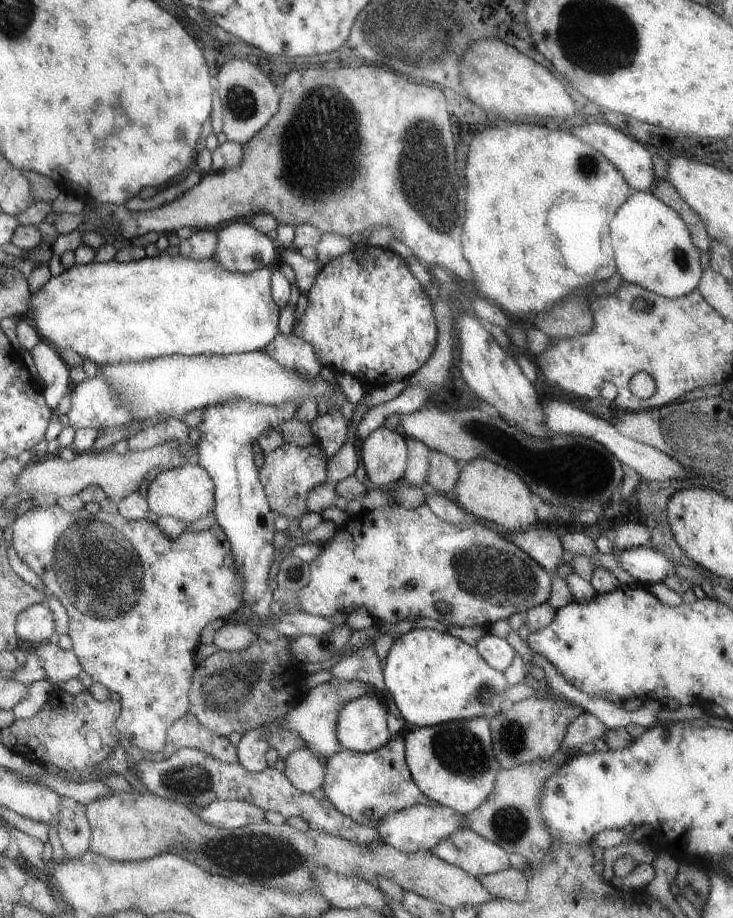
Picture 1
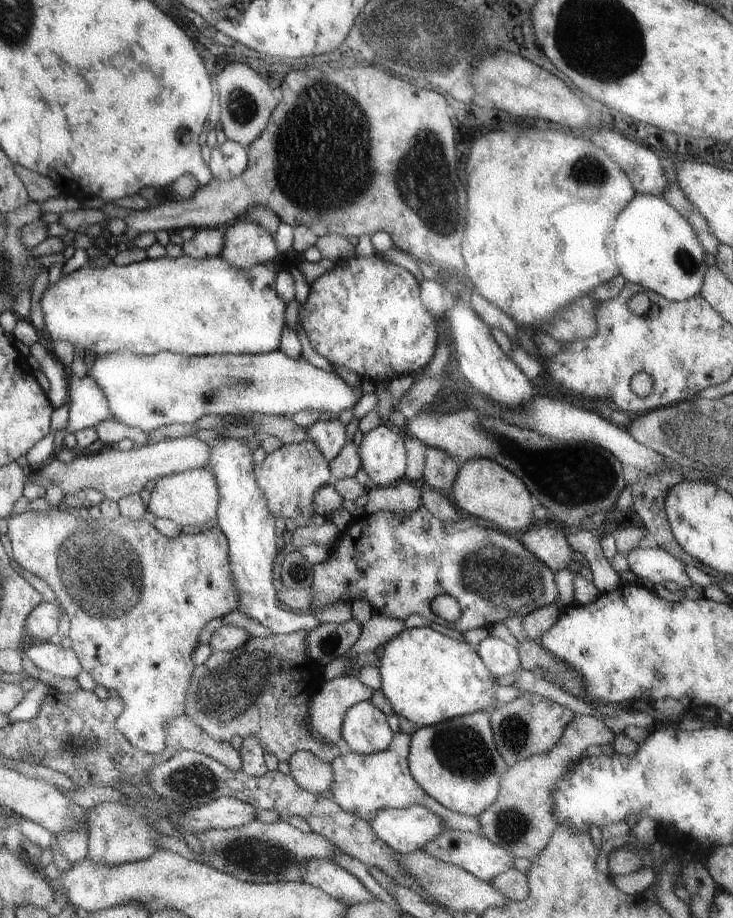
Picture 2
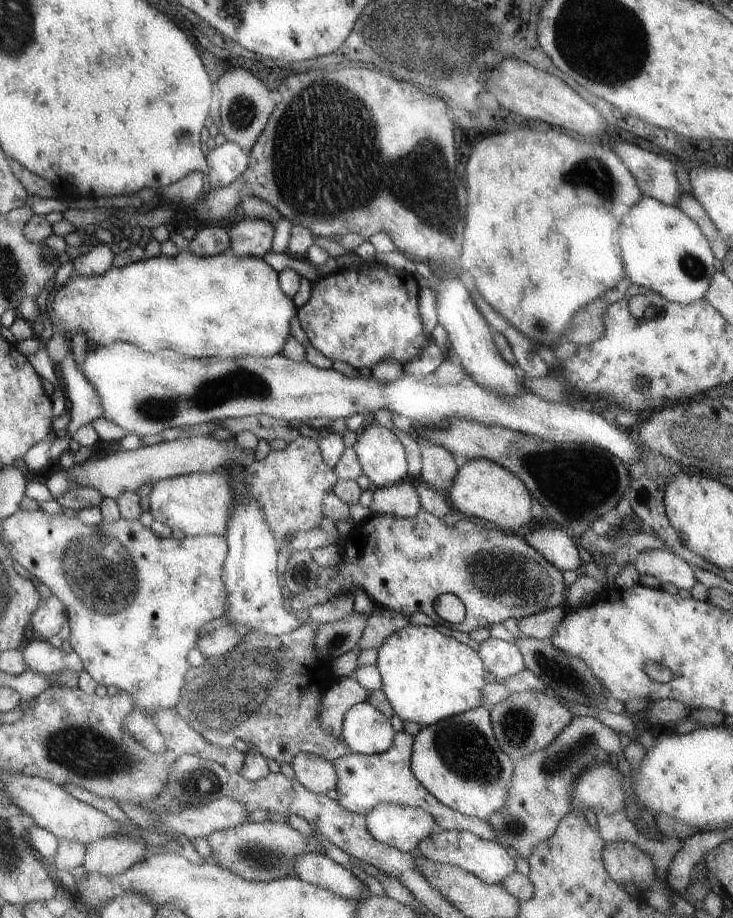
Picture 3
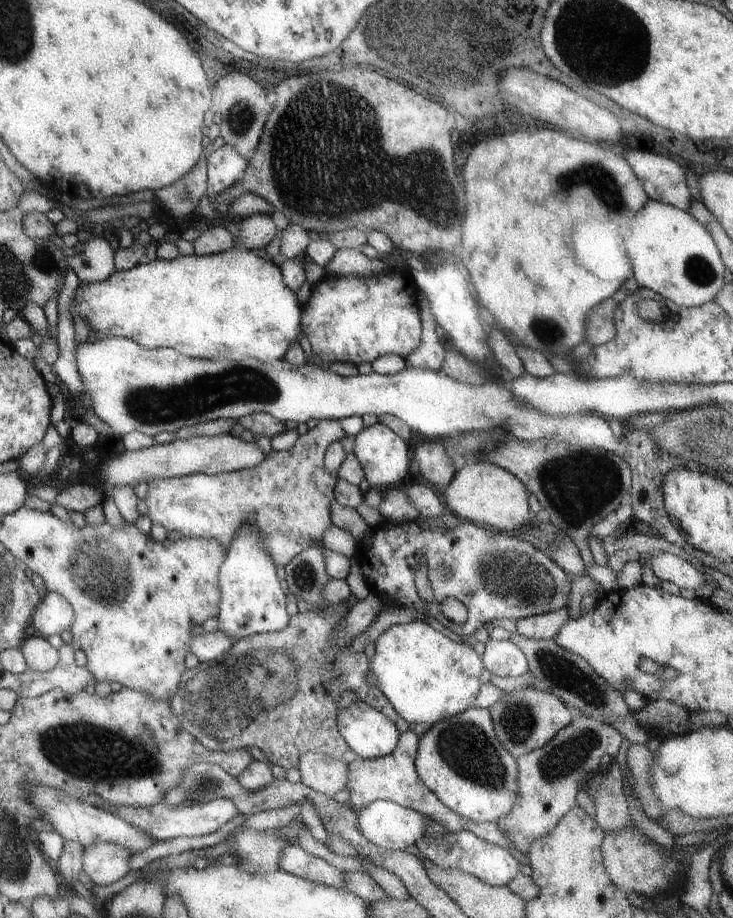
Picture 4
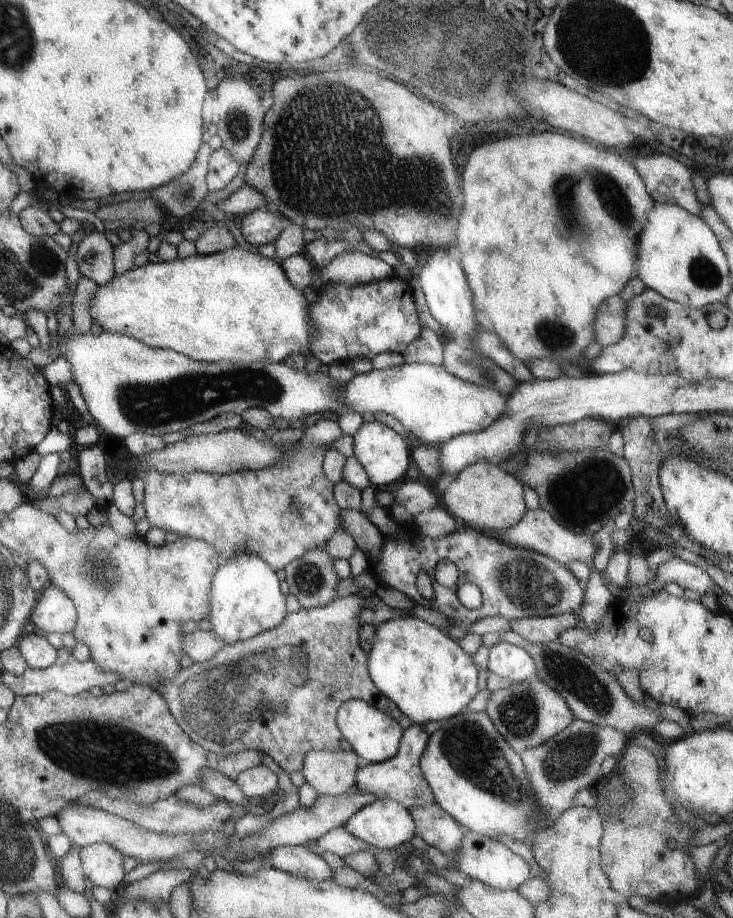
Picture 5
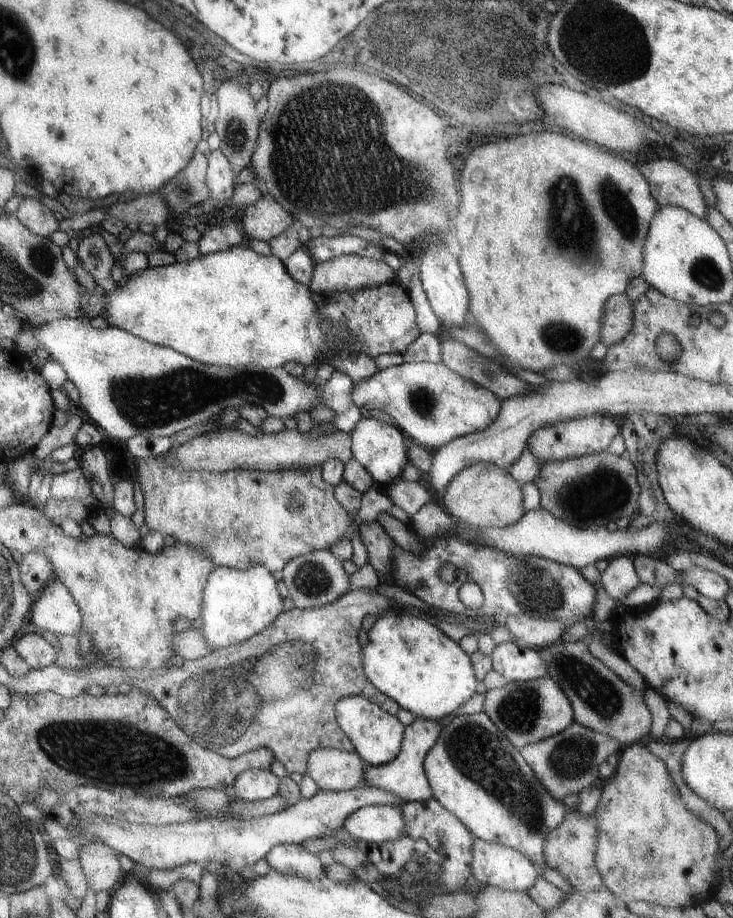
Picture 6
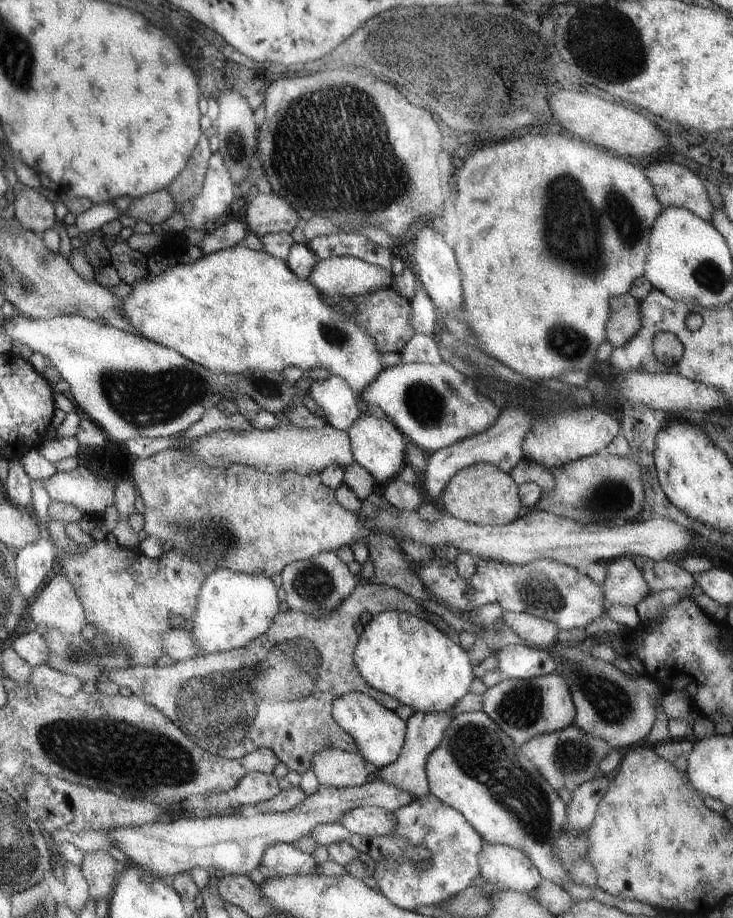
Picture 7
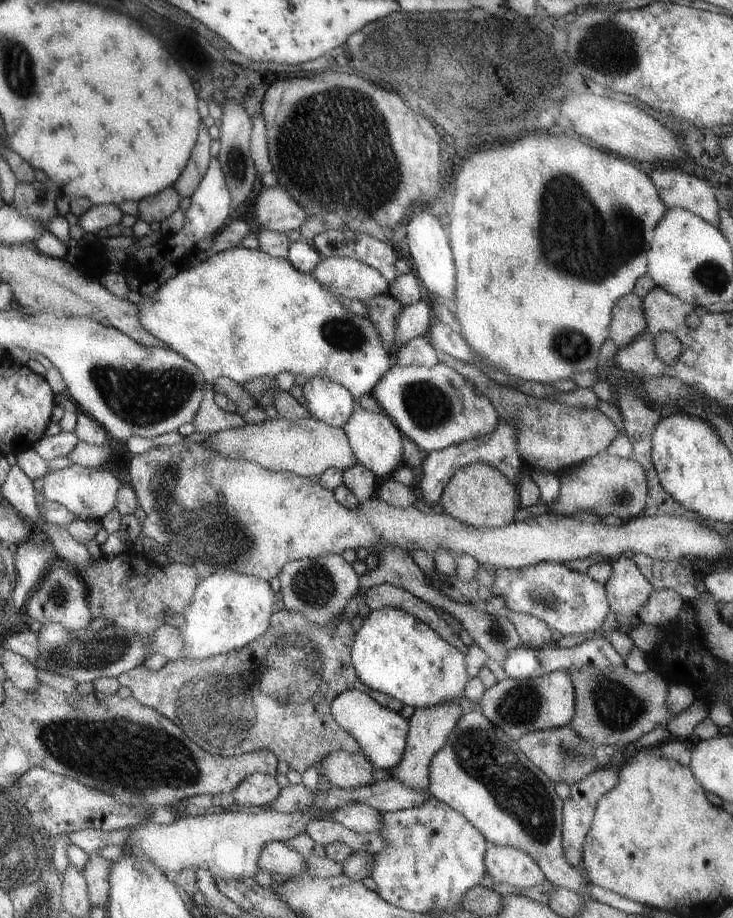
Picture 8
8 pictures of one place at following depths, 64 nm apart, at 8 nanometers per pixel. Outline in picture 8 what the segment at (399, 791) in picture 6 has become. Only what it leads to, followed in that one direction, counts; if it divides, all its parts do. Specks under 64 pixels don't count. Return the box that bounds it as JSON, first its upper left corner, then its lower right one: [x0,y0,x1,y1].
[388,699,463,790]

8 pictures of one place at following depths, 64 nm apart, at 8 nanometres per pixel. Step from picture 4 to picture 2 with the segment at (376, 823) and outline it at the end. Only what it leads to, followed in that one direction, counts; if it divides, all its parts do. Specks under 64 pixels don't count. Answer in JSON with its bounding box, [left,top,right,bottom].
[370,805,443,854]

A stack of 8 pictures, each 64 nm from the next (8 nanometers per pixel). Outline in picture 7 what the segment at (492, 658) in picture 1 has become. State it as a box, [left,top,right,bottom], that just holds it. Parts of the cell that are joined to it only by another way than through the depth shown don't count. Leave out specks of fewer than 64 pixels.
[494,642,555,680]

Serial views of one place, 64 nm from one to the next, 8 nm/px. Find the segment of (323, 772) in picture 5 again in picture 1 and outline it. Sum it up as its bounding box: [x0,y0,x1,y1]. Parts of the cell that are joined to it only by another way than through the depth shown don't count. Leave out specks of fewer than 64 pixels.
[282,749,323,793]

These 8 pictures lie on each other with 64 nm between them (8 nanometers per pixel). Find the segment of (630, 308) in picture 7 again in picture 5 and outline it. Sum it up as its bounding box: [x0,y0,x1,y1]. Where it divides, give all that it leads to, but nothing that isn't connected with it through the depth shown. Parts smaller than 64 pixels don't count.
[593,295,625,347]

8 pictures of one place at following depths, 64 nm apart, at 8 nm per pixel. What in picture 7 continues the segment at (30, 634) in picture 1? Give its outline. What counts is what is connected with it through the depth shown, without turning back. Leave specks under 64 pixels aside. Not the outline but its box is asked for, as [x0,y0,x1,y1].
[29,573,85,635]

